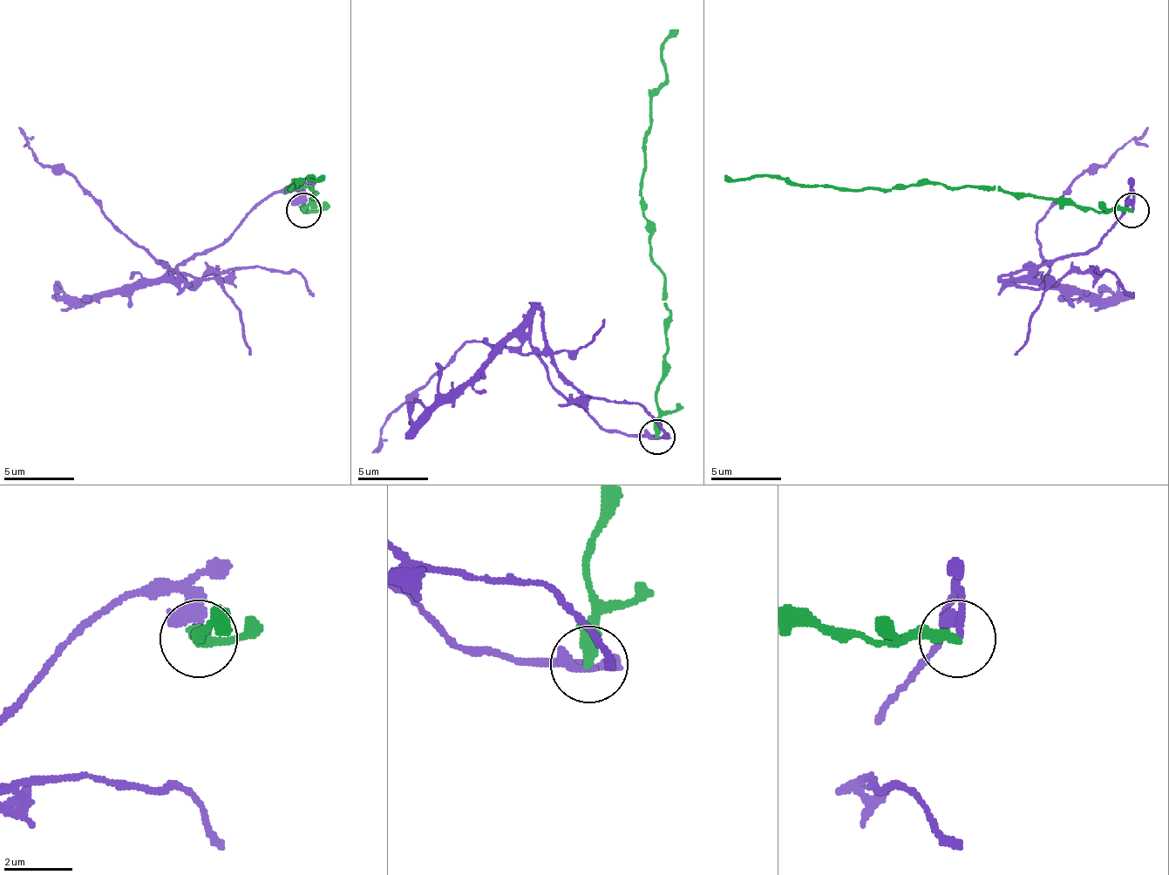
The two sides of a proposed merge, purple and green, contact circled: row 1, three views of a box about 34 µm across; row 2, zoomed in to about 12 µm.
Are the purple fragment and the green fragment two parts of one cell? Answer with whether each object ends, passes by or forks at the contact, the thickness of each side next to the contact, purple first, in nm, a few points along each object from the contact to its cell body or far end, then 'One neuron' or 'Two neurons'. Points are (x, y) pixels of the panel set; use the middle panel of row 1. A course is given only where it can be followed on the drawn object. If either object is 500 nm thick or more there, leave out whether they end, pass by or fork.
At the ring purple passes by. At the ring green ends. Thickness 190 nm (purple) against 360 nm. Course of purple: (655, 436), (607, 432), (550, 383), (547, 365), (533, 351), (479, 341), (465, 344), (388, 418), (370, 453). Course of green: (655, 436), (670, 308), (667, 277), (649, 246), (642, 168), (649, 94), (667, 77), (663, 44), (677, 30). Two neurons

